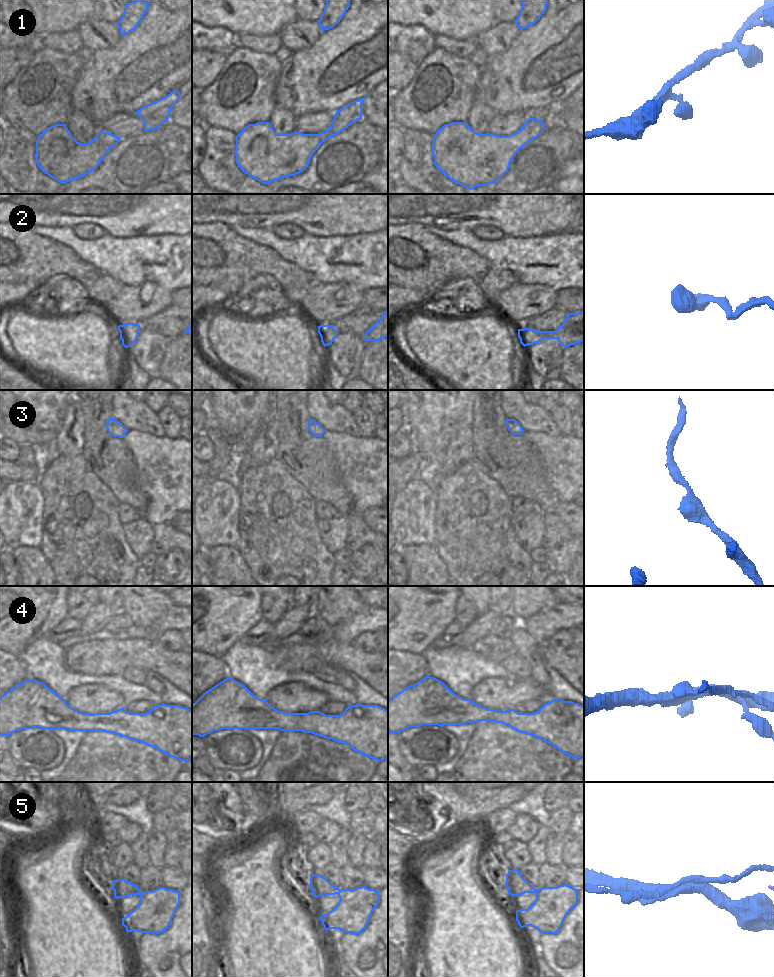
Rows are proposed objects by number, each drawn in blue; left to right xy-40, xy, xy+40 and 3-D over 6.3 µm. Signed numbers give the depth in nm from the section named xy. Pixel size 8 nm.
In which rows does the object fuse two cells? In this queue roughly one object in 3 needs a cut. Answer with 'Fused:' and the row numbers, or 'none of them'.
Fused: 4, 5

